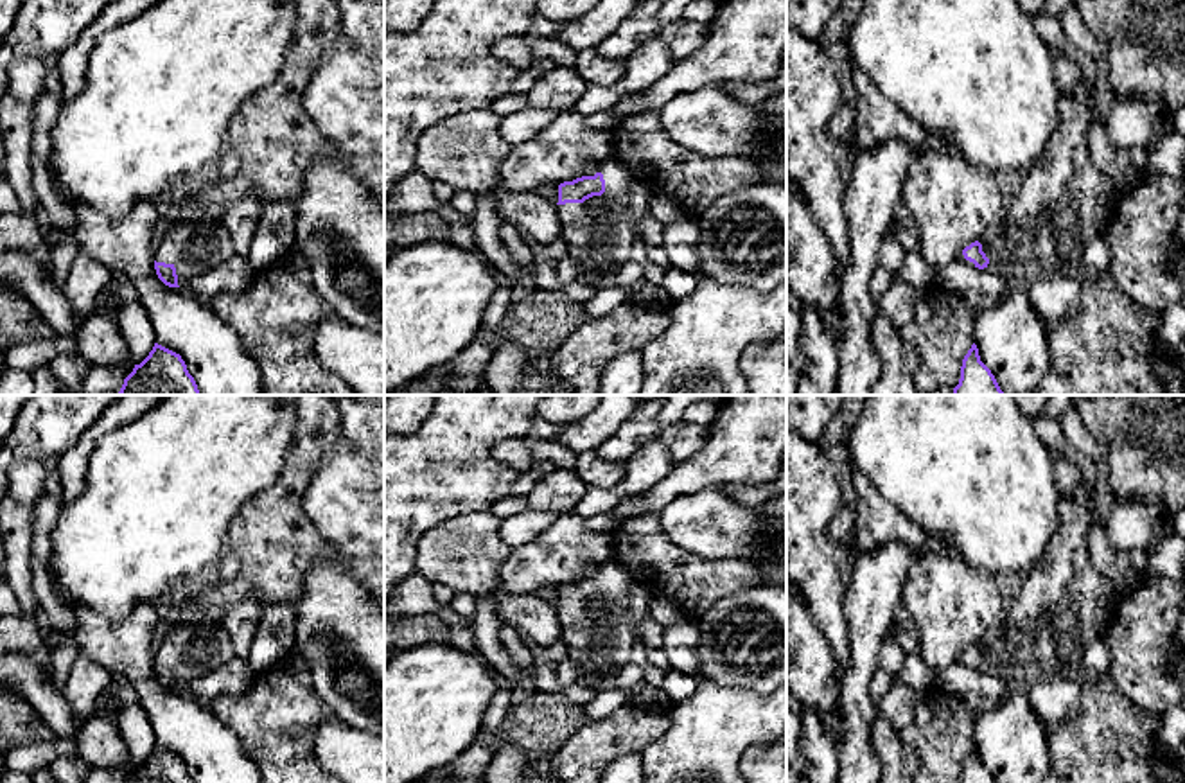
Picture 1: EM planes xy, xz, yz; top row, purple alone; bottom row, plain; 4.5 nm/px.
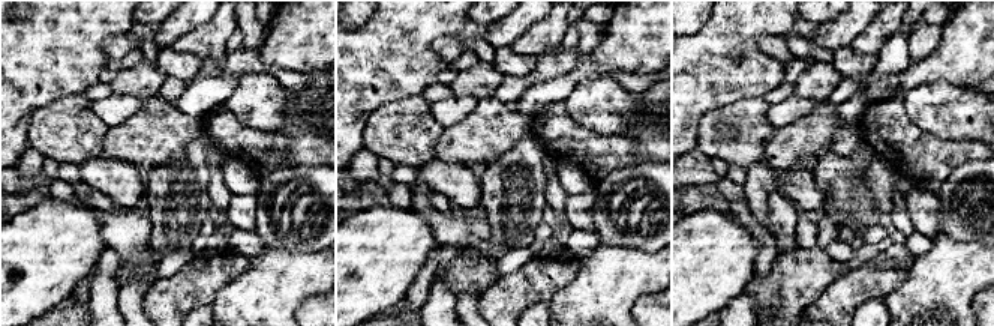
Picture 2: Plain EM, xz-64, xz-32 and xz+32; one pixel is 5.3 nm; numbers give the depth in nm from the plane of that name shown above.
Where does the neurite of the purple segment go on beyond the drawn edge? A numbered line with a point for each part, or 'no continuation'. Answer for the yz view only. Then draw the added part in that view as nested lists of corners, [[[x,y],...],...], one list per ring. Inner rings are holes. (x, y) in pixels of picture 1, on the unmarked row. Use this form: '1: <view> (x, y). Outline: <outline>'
1: yz (1065, 604). Outline: [[[1084,478],[1074,494],[1059,499],[1059,517],[1061,524],[1049,544],[1043,564],[1025,576],[1020,594],[1002,621],[977,641],[989,661],[982,673],[1000,677],[1007,684],[1032,686],[1047,679],[1066,677],[1084,686],[1084,648],[1101,639],[1120,602],[1113,582],[1090,562],[1086,532],[1092,524],[1092,506]]]

